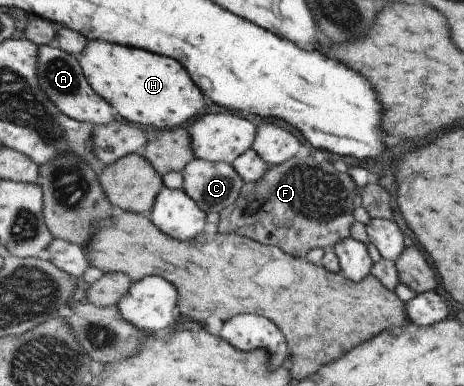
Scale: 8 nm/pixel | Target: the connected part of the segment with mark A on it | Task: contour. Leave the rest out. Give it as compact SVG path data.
M56 44L40 46L39 83L41 83L41 89L49 95L49 99L52 99L53 103L56 103L57 107L60 107L61 111L71 119L100 126L119 118L112 104L103 99L88 82L88 76L85 75L84 67L81 67L80 58L63 51Z

